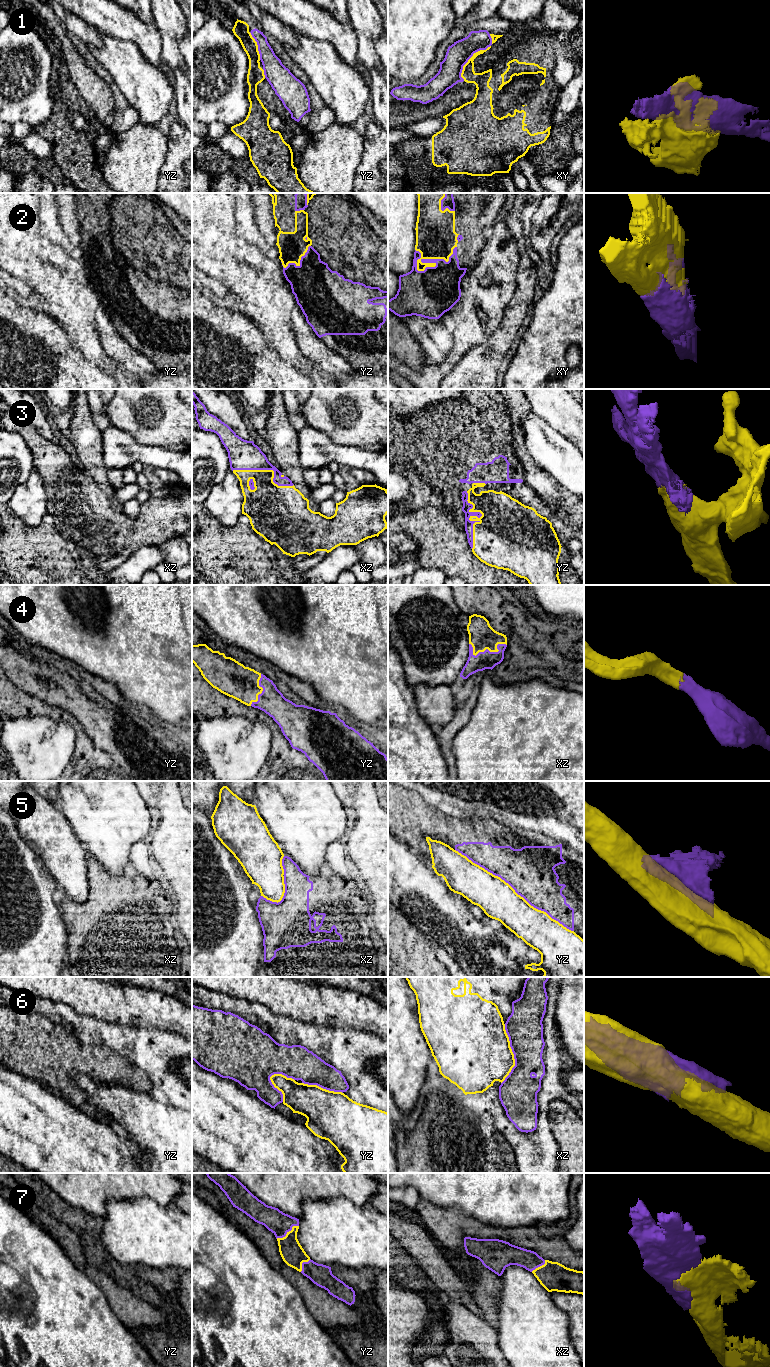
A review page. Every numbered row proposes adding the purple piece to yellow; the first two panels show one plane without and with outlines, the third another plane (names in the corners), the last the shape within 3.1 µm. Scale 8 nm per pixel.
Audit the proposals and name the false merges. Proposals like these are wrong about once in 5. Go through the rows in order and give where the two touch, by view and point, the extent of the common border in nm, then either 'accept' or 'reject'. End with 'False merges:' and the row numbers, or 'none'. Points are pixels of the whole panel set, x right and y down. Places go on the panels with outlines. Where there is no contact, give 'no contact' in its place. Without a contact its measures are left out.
1: meets yellow in xy at (469, 59); contact 360 nm long; reject
2: meets yellow in xy at (435, 258); contact 380 nm long; accept
3: meets yellow in yz at (475, 516); contact 460 nm long; accept
4: meets yellow in xz at (488, 649); contact 300 nm long; accept
5: meets yellow in yz at (514, 890); contact 1150 nm long; reject
6: meets yellow in xz at (513, 1054); contact 480 nm long; reject
7: meets yellow in yz at (287, 1233); contact 220 nm long; accept
False merges: 1, 5, 6

